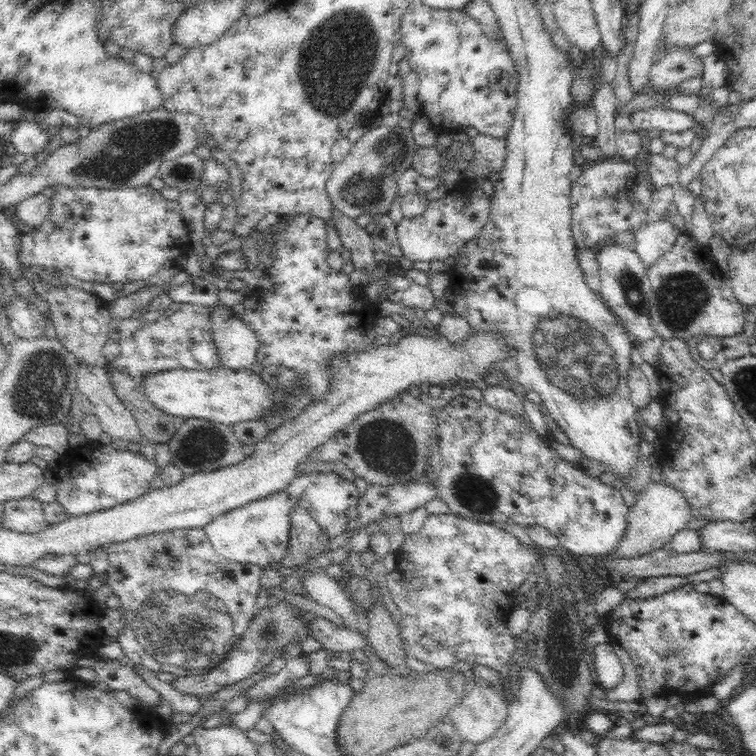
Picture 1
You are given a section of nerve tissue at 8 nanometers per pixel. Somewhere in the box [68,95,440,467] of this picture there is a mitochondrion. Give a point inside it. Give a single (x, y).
(130, 150)

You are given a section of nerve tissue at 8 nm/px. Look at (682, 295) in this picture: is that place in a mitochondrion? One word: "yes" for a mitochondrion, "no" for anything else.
yes

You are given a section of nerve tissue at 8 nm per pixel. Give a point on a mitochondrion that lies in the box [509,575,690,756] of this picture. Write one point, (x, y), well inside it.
(557, 646)

